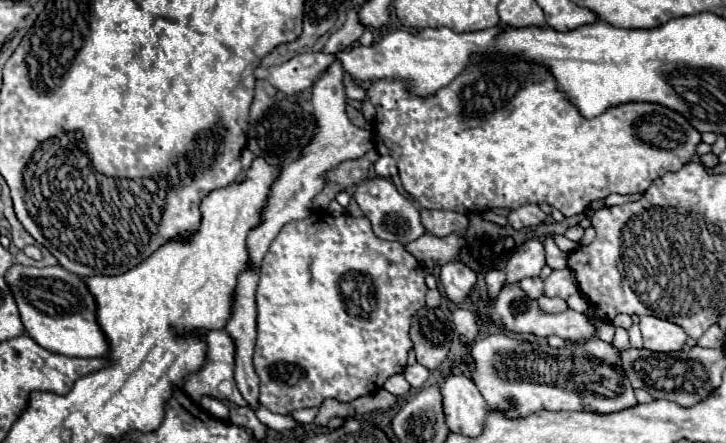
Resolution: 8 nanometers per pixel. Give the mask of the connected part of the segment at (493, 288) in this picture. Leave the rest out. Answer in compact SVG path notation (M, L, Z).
M493 269L493 271L487 273L487 293L489 293L491 299L497 297L497 291L501 291L503 283L505 283L505 273L503 271Z

